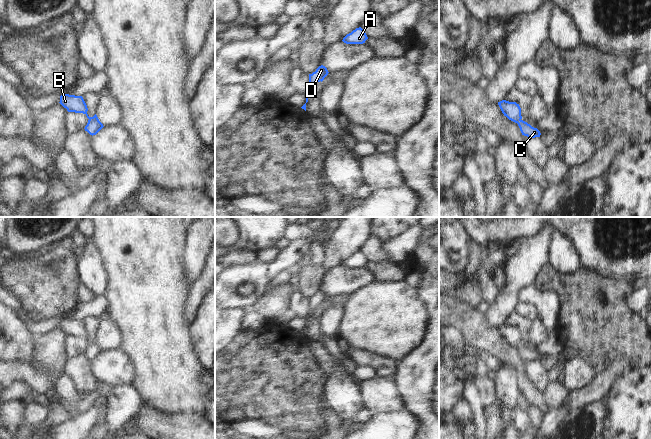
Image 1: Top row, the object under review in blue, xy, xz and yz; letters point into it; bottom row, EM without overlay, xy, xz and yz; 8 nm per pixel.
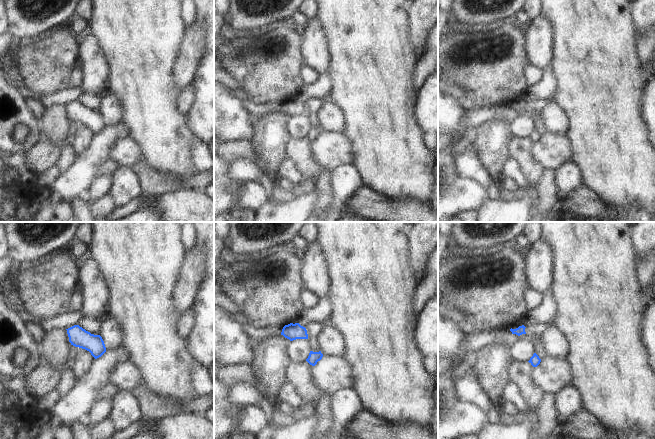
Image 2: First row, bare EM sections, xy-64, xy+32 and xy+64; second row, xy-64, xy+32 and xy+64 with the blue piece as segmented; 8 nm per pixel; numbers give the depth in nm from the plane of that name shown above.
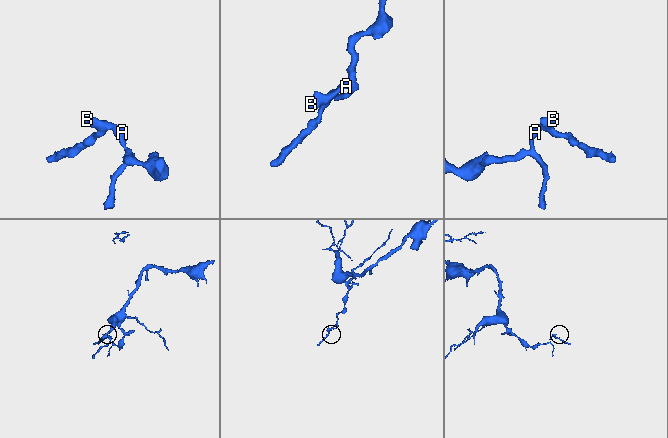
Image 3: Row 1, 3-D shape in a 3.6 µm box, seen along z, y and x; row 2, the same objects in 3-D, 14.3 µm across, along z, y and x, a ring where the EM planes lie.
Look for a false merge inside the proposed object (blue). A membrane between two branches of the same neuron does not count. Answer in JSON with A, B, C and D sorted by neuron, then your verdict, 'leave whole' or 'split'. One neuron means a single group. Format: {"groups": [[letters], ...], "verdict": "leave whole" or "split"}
{"groups": [["A", "B", "C", "D"]], "verdict": "leave whole"}

